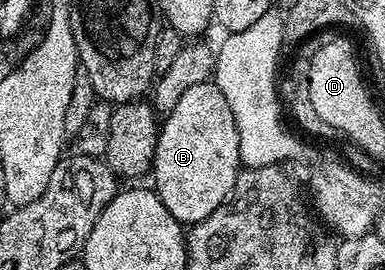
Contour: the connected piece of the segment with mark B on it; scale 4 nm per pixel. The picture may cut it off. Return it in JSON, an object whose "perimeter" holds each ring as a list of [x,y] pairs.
{"perimeter":[[[210,79],[188,87],[161,122],[152,166],[152,188],[179,223],[186,227],[194,225],[208,219],[216,207],[230,198],[240,172],[239,151],[236,119],[232,119],[232,107],[228,107],[224,91]]]}

